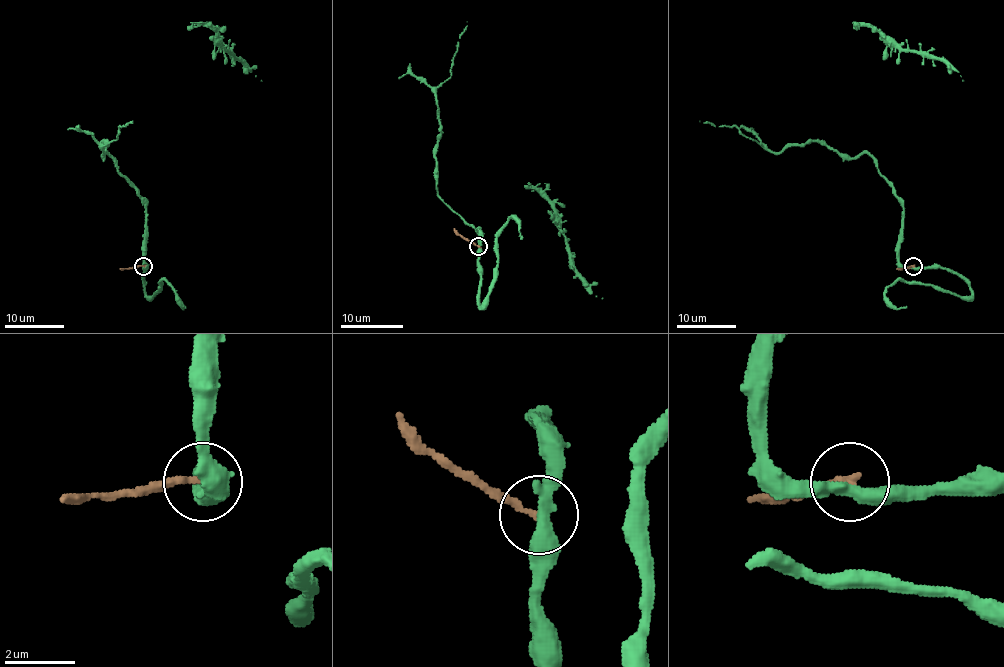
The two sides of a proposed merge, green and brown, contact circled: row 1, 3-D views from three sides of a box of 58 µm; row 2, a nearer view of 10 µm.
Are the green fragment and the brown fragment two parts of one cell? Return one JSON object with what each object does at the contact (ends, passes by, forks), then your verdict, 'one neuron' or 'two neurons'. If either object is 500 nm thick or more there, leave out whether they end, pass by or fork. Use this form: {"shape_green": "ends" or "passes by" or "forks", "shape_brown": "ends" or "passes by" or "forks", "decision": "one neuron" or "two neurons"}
{"shape_green": "passes by", "shape_brown": "ends", "decision": "two neurons"}

